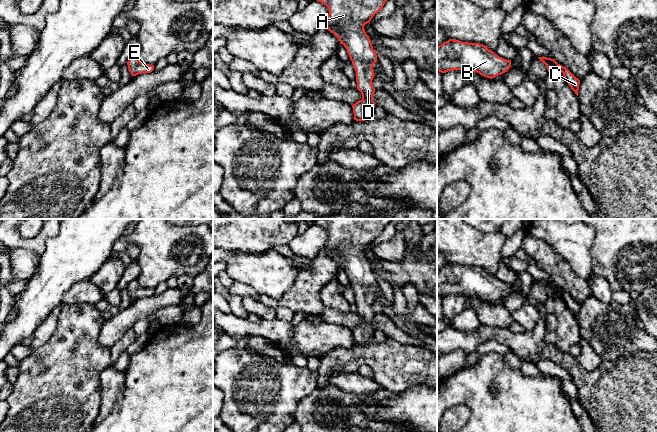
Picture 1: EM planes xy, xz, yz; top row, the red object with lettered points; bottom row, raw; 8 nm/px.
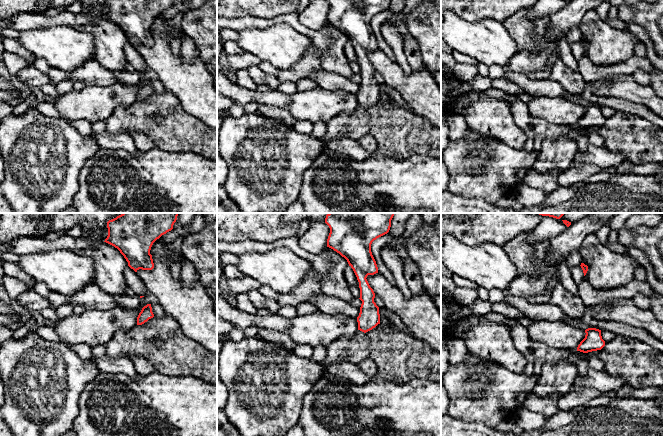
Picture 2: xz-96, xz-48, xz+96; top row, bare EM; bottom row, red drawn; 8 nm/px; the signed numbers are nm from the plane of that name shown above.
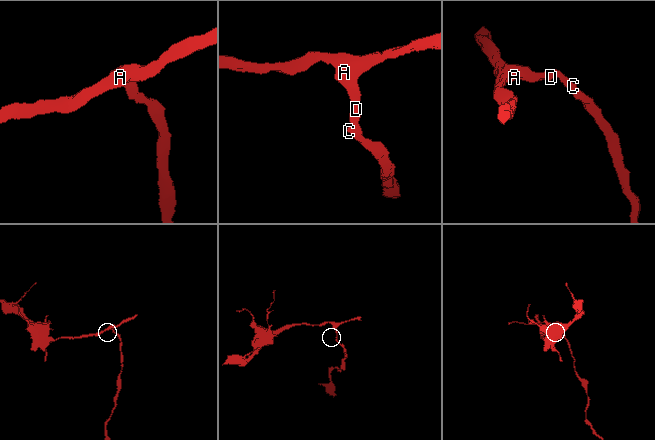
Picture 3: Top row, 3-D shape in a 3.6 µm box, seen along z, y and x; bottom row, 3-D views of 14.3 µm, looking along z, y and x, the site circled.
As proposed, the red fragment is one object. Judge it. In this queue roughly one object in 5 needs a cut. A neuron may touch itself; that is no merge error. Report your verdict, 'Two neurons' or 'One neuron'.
One neuron

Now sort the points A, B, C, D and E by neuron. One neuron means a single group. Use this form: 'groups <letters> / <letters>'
groups A B C D E

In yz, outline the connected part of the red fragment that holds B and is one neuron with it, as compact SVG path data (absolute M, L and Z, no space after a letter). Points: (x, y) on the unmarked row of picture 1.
M449 263L437 271L437 295L462 294L494 302L509 294L511 284L499 281L485 269Z

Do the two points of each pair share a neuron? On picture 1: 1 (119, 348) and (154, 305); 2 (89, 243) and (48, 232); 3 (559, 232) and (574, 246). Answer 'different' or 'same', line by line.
1: different
2: different
3: same

